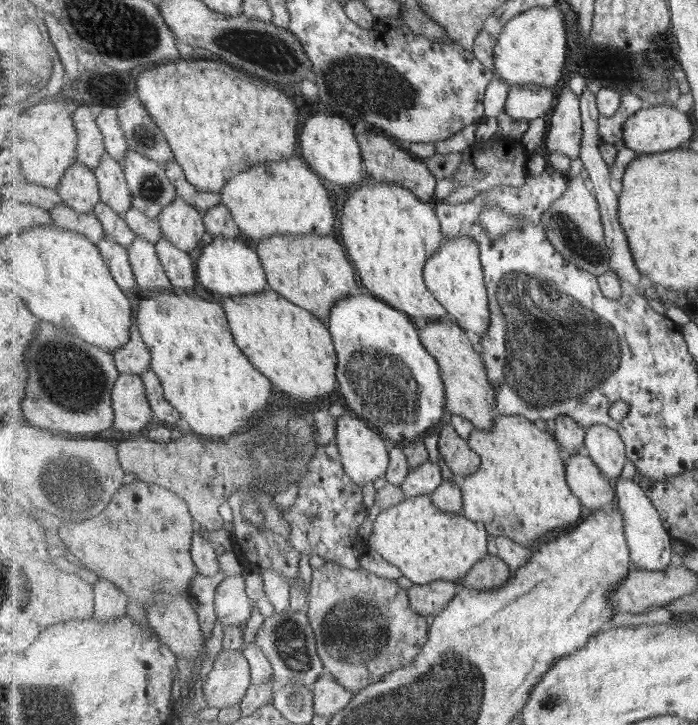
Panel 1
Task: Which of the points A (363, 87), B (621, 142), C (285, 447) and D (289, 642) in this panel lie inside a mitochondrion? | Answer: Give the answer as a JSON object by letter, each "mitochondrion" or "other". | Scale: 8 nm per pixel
{"A":"mitochondrion","B":"other","C":"mitochondrion","D":"mitochondrion"}

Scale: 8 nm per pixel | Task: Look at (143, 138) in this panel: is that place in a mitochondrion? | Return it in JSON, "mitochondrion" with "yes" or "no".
{"mitochondrion":"yes"}

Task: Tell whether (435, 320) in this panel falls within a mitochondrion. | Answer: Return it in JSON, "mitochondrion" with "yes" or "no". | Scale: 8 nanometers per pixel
{"mitochondrion":"no"}

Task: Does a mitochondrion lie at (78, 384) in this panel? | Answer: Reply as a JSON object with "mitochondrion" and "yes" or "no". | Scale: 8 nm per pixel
{"mitochondrion":"yes"}

